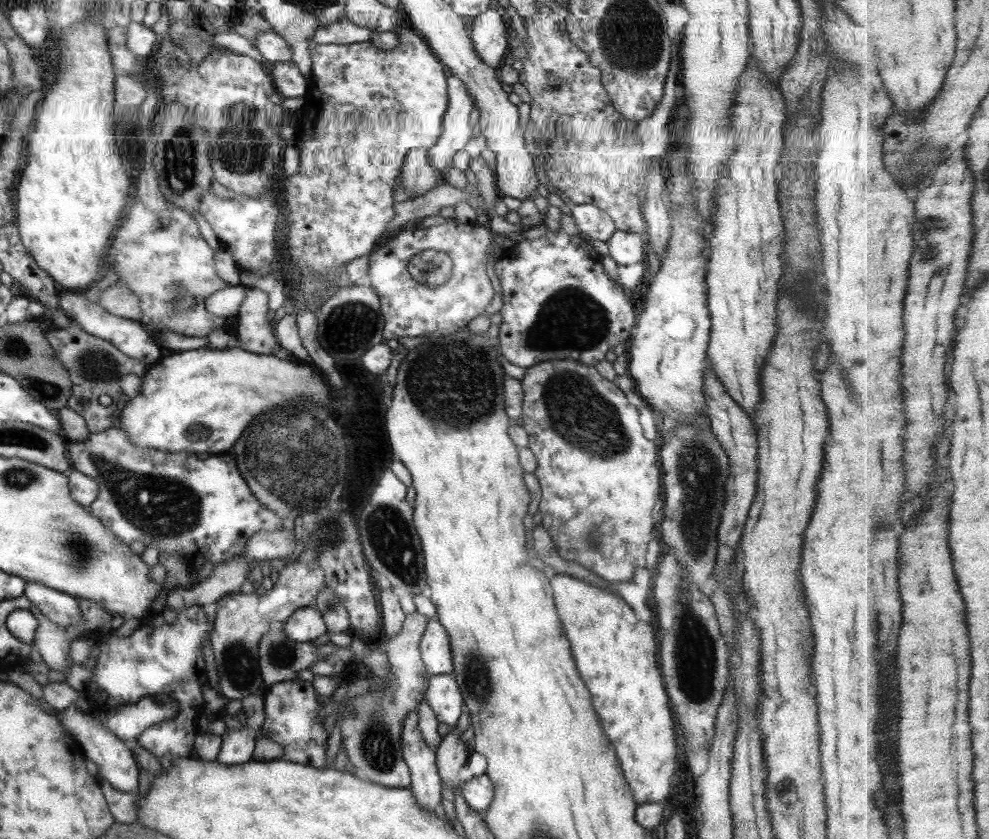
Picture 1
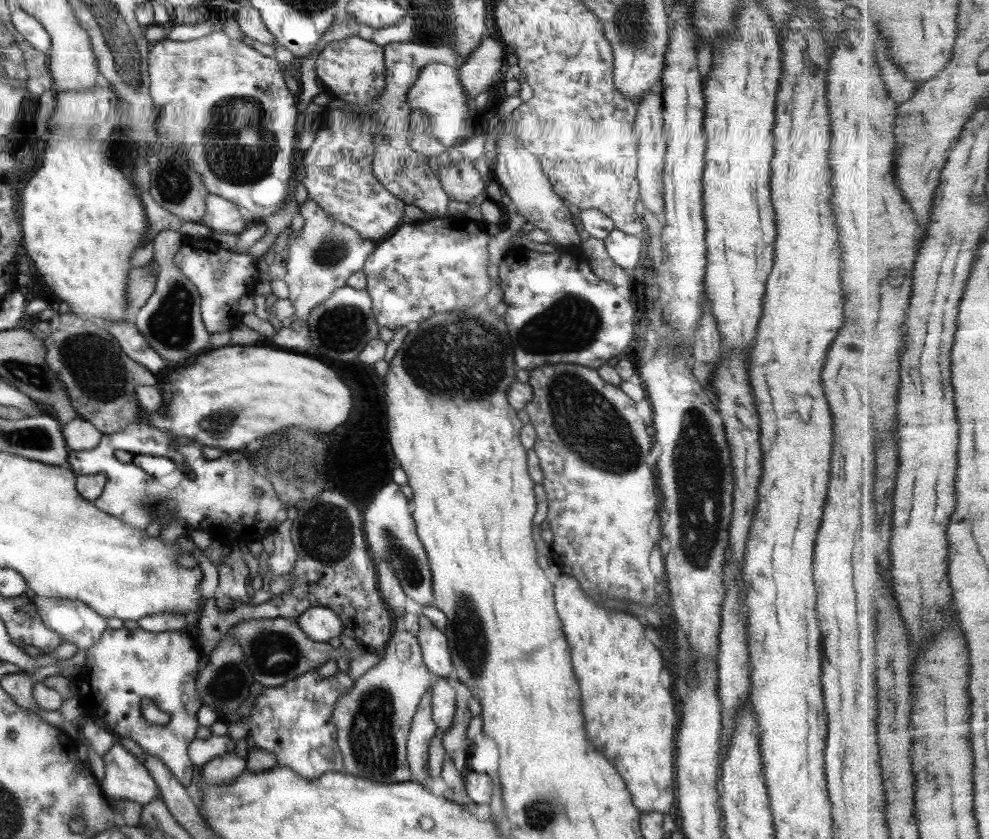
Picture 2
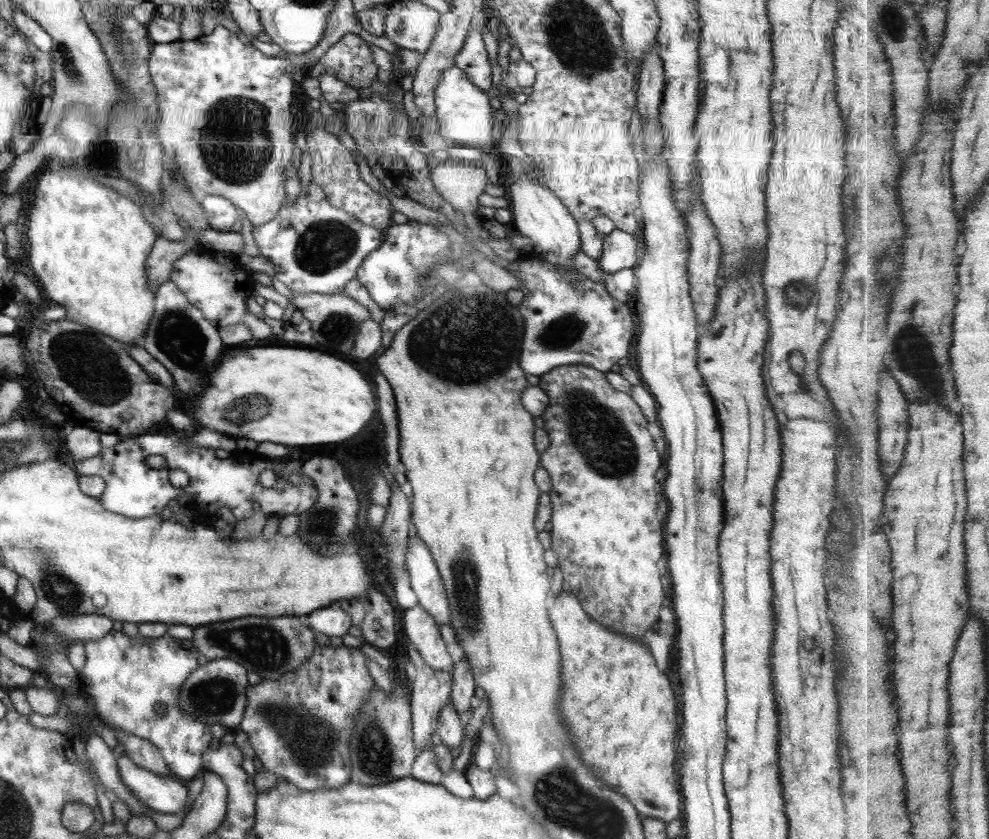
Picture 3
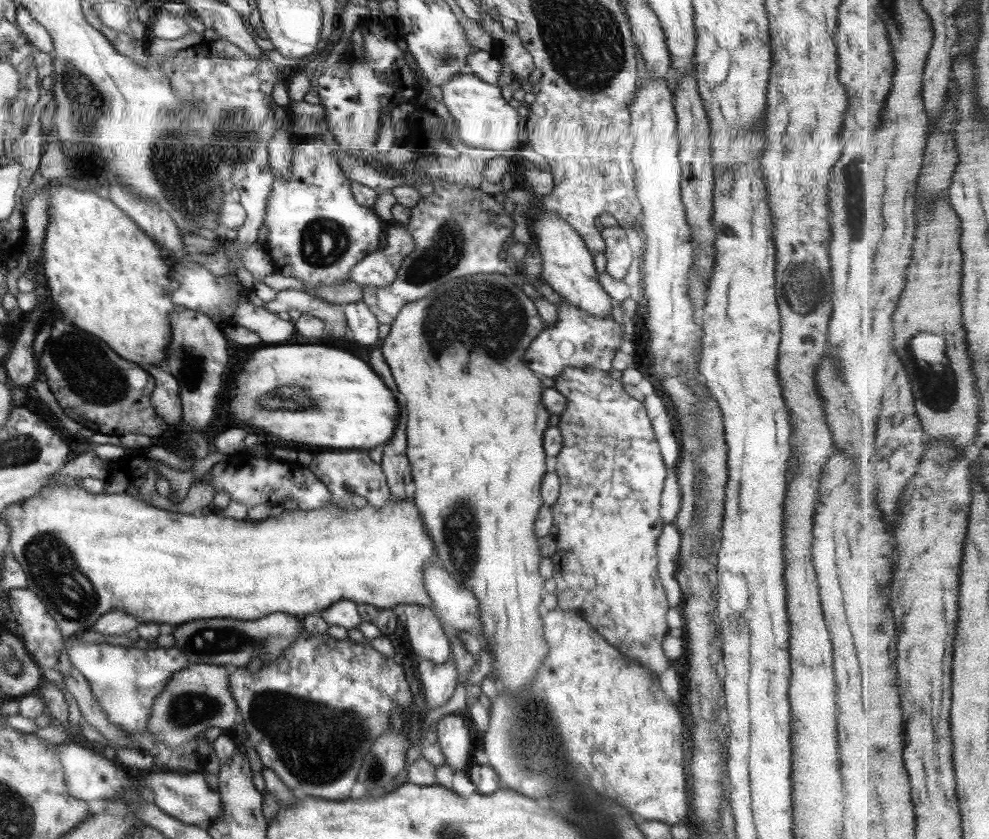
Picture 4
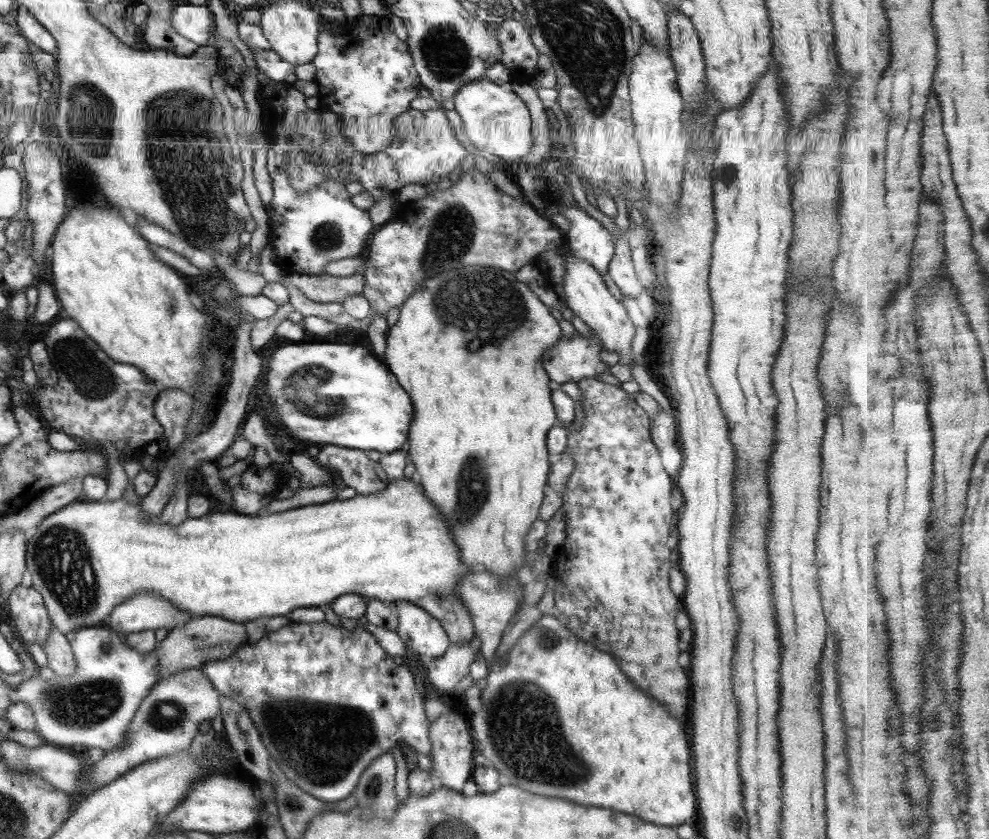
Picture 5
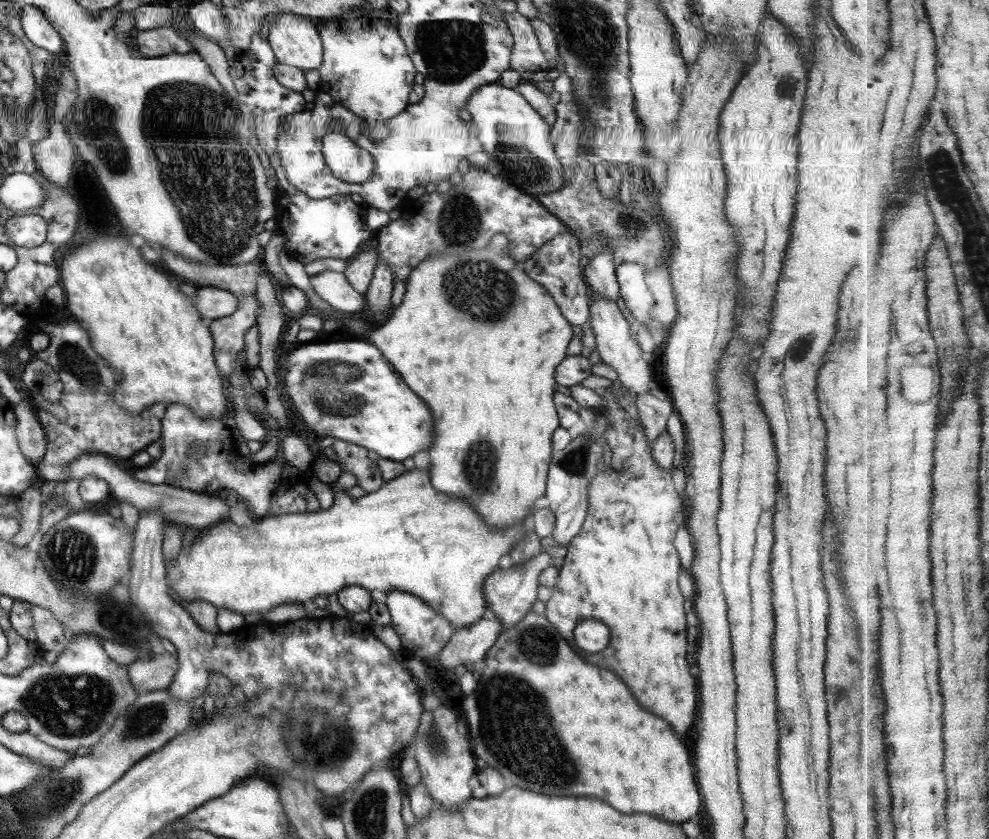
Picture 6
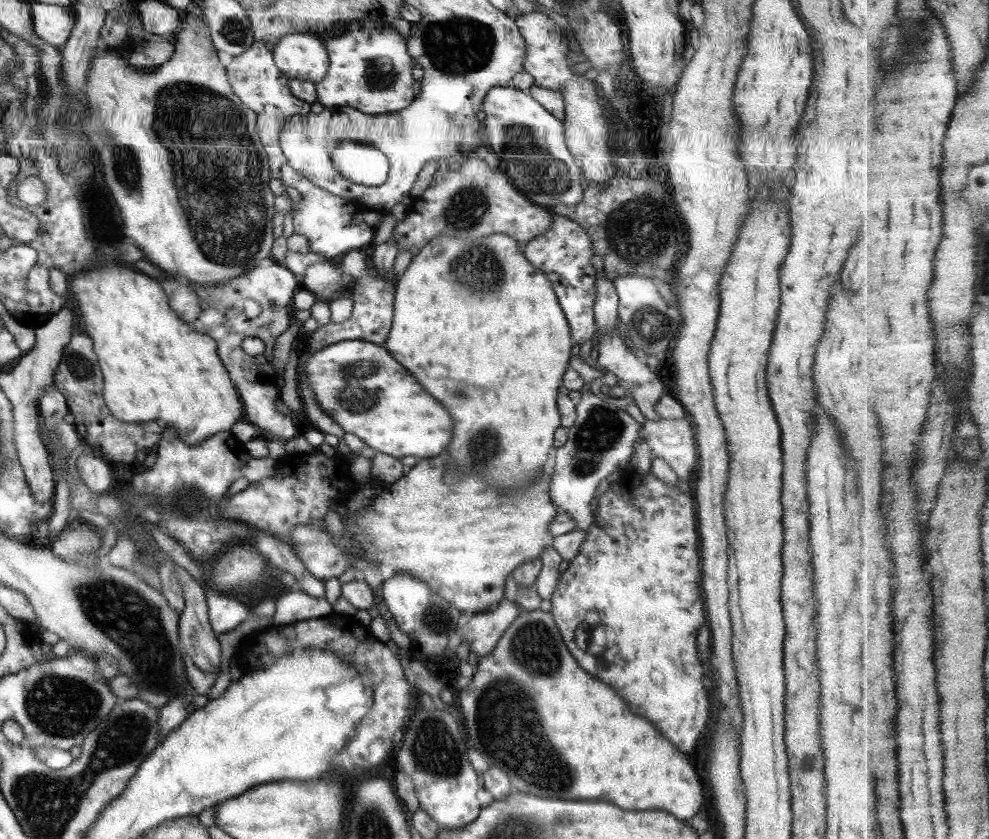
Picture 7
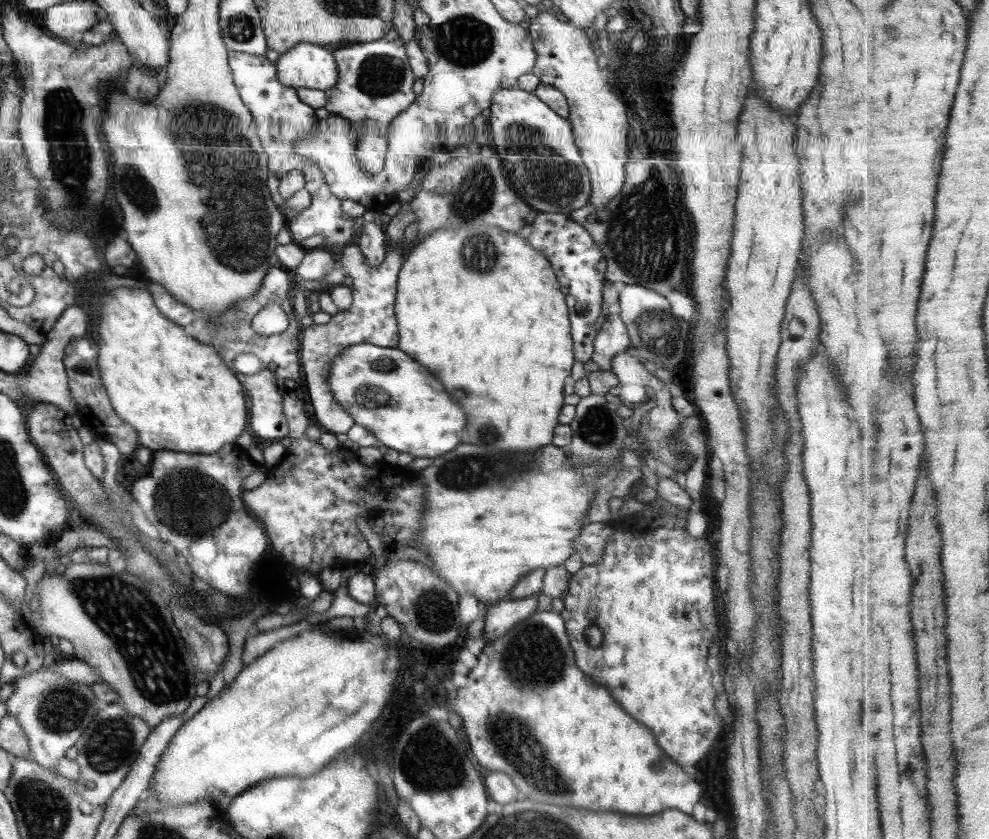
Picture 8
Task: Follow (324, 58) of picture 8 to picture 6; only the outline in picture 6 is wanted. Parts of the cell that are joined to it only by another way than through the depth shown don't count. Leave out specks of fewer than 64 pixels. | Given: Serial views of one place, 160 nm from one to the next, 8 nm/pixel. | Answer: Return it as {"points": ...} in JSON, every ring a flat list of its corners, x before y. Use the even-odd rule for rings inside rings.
{"points":[[280,13,273,16,267,39,277,62,308,71,318,69,323,59,320,33,310,18]]}

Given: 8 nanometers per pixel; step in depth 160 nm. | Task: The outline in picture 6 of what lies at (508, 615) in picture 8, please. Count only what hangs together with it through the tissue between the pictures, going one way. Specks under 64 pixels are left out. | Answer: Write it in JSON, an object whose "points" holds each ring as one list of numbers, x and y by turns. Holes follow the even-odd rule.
{"points":[[491,615,483,616,468,628,455,629,454,634,450,638,449,645,446,645,440,654,440,664,445,669,455,668,458,664,464,664,470,667,472,663,485,659,488,650,496,644,498,635,502,630,500,621]]}

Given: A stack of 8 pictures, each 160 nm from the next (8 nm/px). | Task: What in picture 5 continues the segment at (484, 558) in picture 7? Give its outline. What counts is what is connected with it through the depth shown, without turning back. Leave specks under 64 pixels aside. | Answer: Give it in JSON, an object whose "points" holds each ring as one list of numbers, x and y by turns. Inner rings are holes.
{"points":[[403,478,402,480,391,481,380,492,368,495,357,494,350,499,334,499,324,504,310,504,279,513,261,513,258,516,241,515,234,512,210,513,198,518,188,517,183,523,176,526,162,523,161,517,151,519,151,516,145,515,141,507,142,499,140,498,138,504,132,504,124,497,112,501,107,499,92,501,86,498,74,500,74,502,59,508,54,514,50,514,42,522,39,522,35,532,26,541,26,564,27,570,32,576,32,587,42,595,53,626,62,634,66,635,67,632,80,628,103,626,114,607,126,602,139,592,147,590,147,592,153,592,165,598,170,604,173,604,174,608,181,610,181,617,184,613,190,618,210,615,243,624,250,620,256,620,256,618,262,618,262,616,270,616,270,618,273,616,289,616,296,608,318,608,323,604,333,603,339,596,346,593,359,594,367,600,376,599,380,602,394,604,405,600,418,605,434,618,437,618,444,627,452,645,468,643,475,638,472,619,461,604,461,600,455,595,455,584,462,575,470,571,469,566,462,562,460,554,458,554,458,545,452,542,449,528,443,520,441,512,425,495,422,485,416,485,410,479]]}

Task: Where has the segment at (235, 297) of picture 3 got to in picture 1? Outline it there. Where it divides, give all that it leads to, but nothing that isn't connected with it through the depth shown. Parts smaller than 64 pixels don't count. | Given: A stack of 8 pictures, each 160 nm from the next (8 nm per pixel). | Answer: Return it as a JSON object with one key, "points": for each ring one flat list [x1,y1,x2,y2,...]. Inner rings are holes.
{"points":[[138,195,130,201,122,218,122,226,114,233,114,238,105,252,108,270,116,273,116,285,125,286,140,301,139,322,153,329,168,329,184,336,207,337,217,328,227,328,226,318,220,318,206,311,206,300,212,293,232,284,225,283,217,273,215,251,210,248,200,234,199,225,191,212,176,208,168,203,168,208,158,214,150,210],[177,288,185,288,192,294,196,304,188,312,175,315,170,304,177,294]]}

